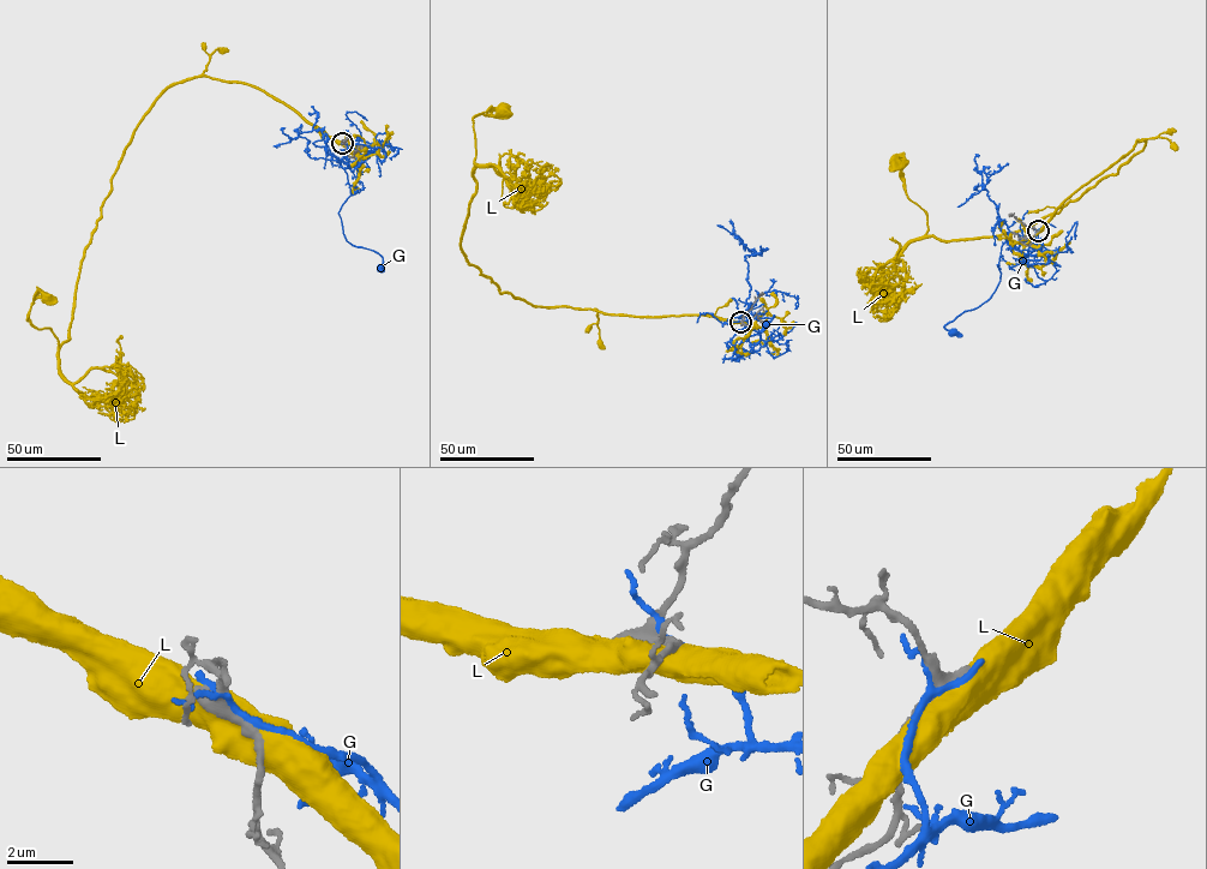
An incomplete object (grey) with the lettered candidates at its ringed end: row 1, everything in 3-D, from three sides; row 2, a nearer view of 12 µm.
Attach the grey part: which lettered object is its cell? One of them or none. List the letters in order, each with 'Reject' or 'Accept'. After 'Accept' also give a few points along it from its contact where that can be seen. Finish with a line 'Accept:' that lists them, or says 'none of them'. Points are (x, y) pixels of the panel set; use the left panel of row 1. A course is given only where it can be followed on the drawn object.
G: Reject
L: Reject
Accept: none of them

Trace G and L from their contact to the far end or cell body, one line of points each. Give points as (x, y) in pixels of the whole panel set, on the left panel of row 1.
G: (344, 144), (365, 159), (344, 169), (350, 196), (338, 214), (343, 233), (350, 244), (380, 255), (380, 267)
L: (344, 144), (245, 84), (175, 82), (113, 178), (59, 347), (26, 317), (47, 297)

